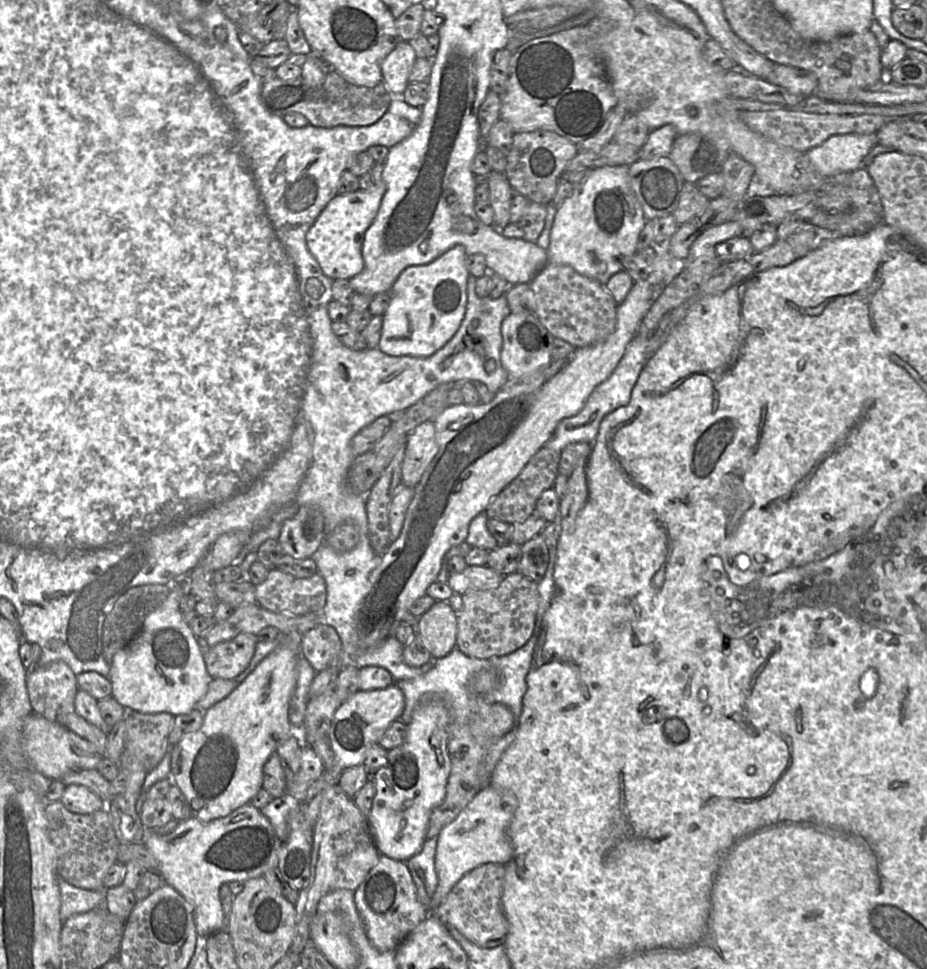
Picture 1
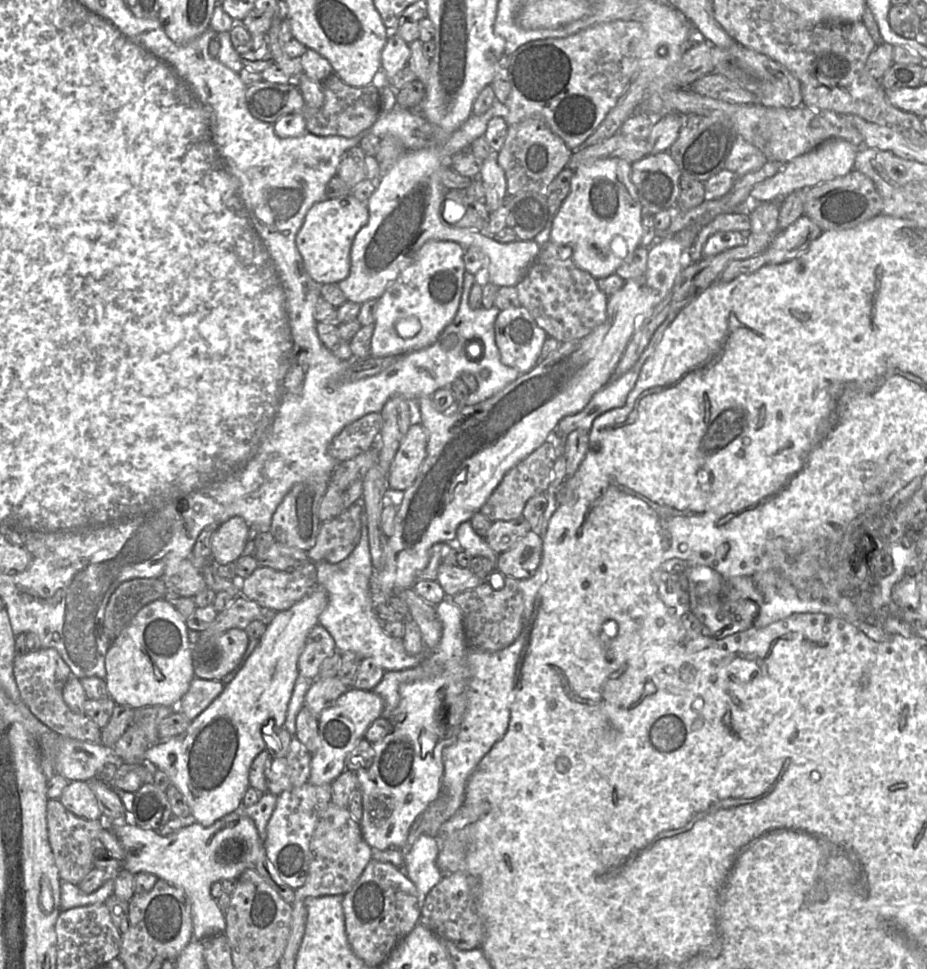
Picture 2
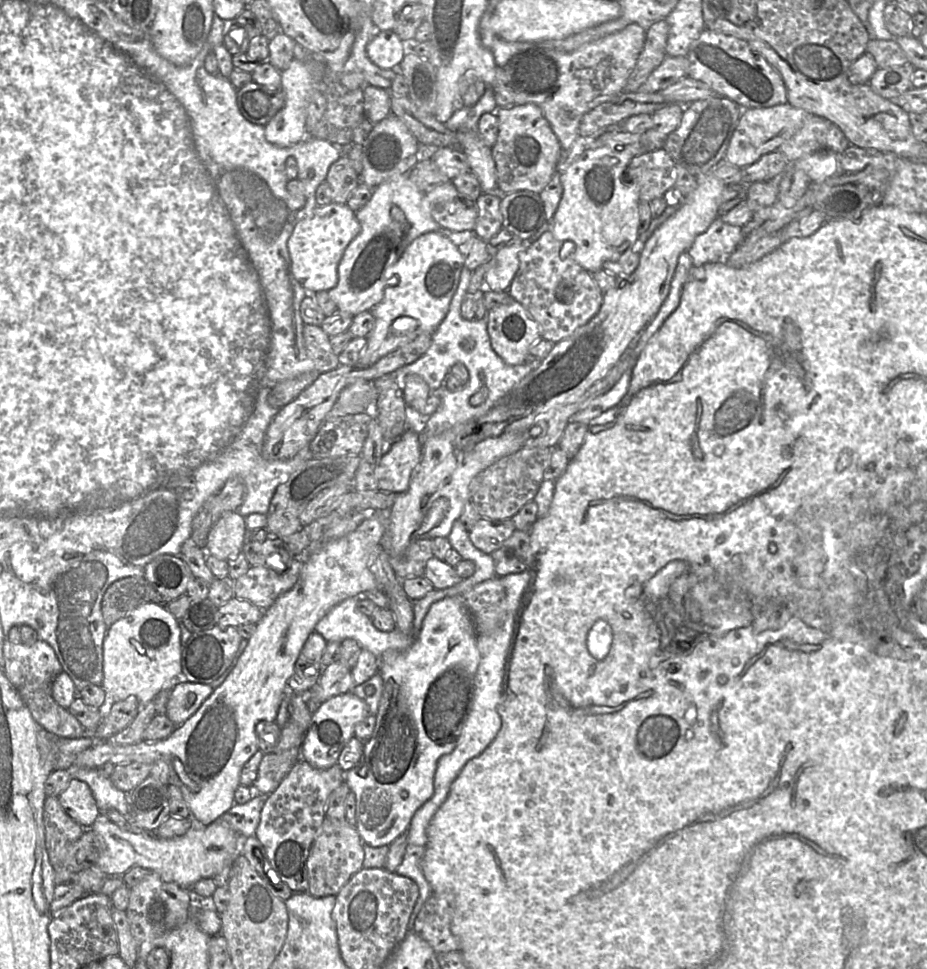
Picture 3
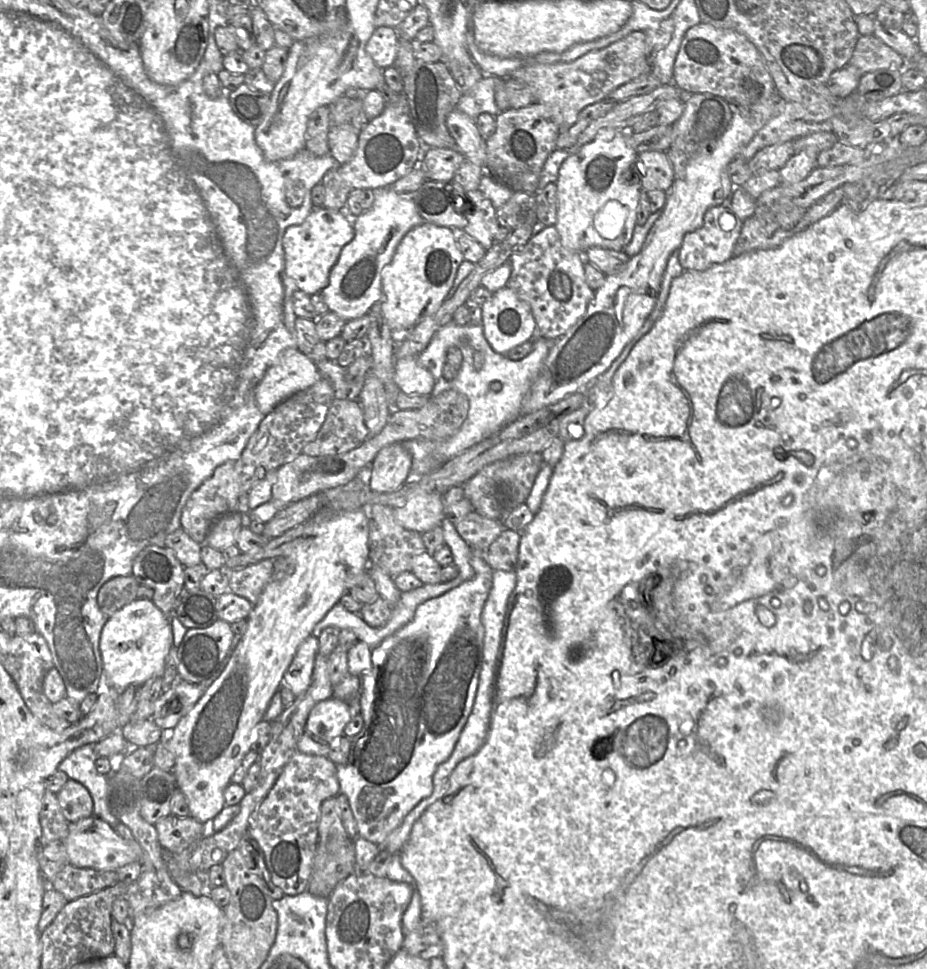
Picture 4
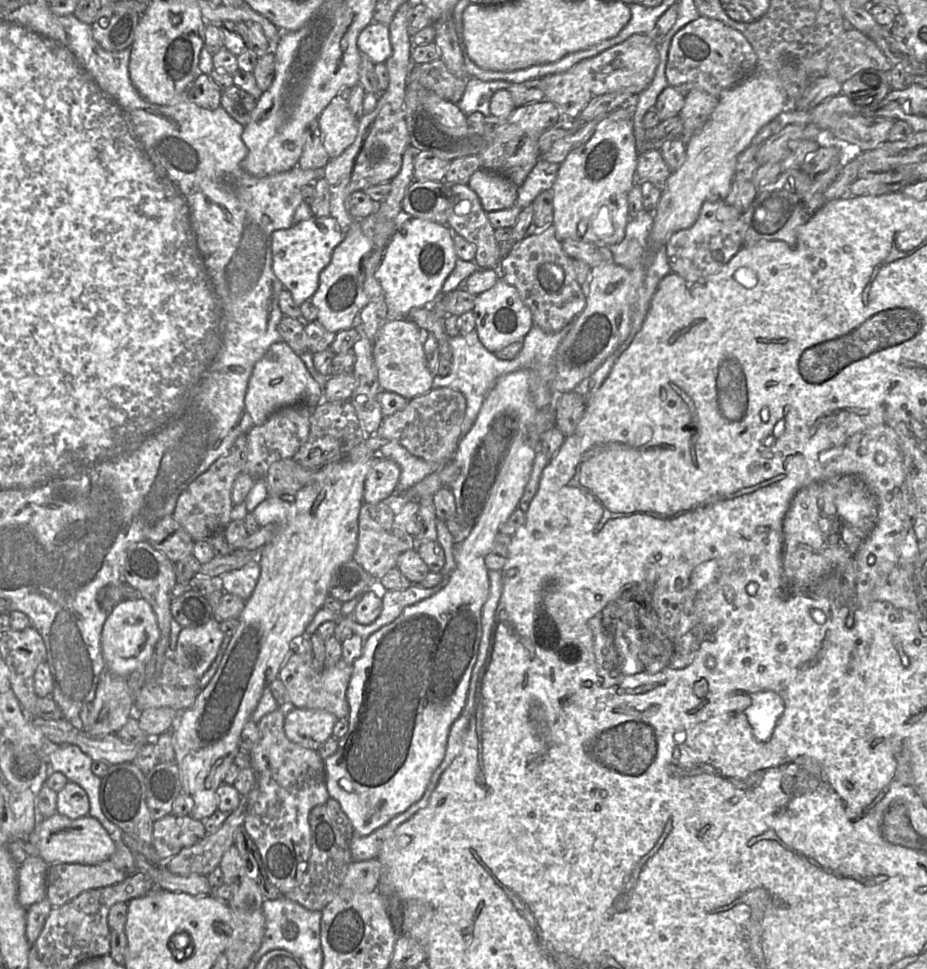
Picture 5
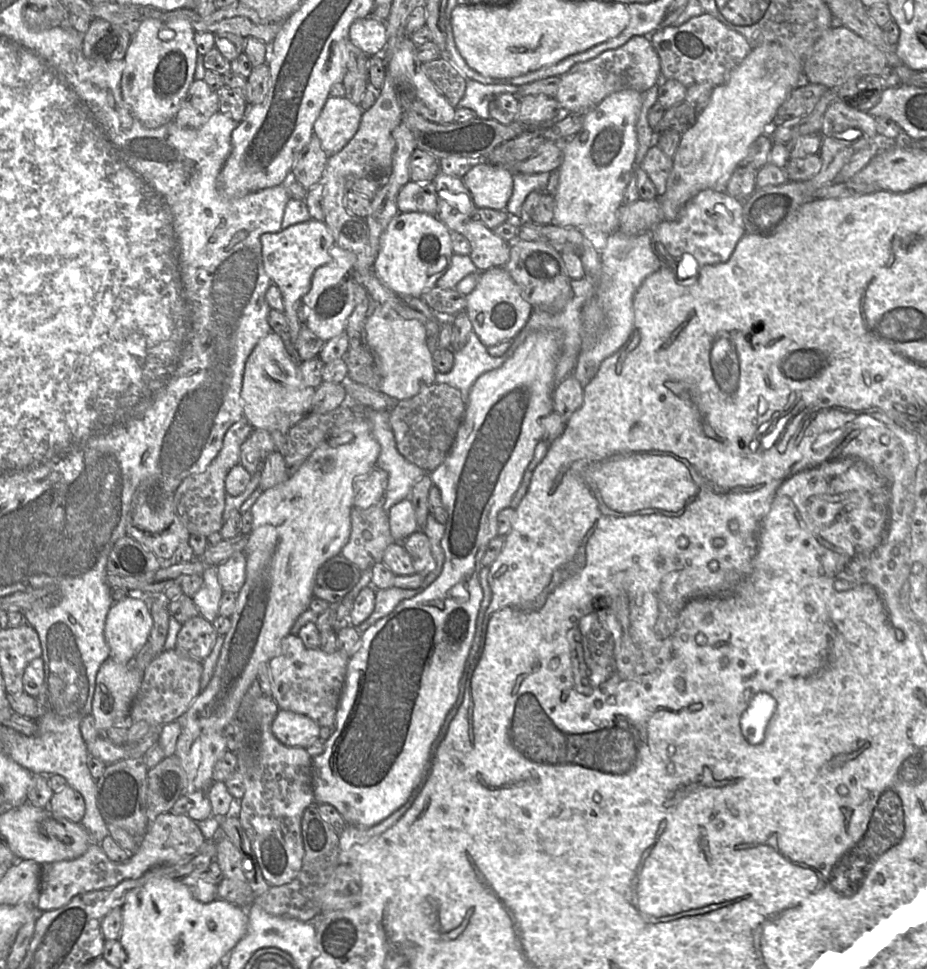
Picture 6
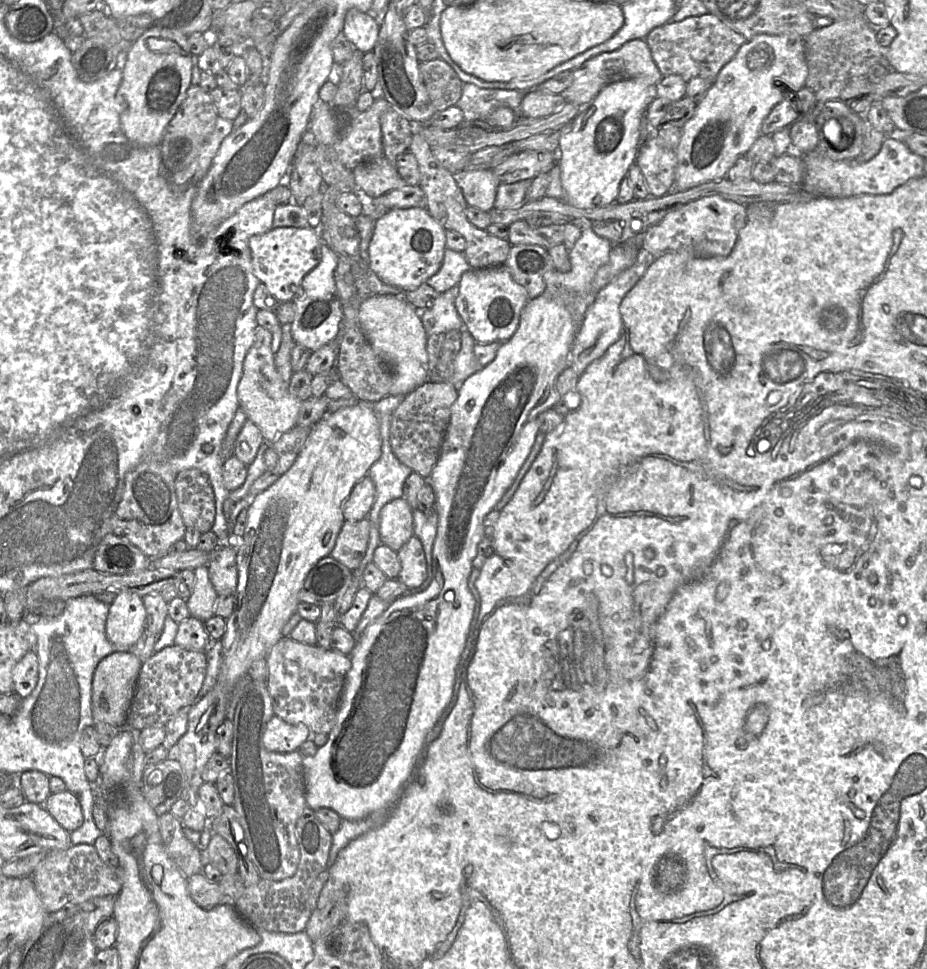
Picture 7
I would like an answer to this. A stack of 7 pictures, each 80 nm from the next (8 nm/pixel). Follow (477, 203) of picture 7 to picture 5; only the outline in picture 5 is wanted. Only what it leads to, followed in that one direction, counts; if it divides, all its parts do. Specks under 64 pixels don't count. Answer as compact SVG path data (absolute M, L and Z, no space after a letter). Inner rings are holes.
M481 168L472 174L468 185L478 195L482 207L486 212L507 209L516 203L518 186L507 177L498 173Z

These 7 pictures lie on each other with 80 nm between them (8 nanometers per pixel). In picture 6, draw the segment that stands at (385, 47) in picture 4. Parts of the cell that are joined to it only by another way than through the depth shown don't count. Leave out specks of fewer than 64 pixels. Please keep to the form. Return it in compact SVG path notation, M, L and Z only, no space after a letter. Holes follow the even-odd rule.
M371 15L357 19L349 28L349 39L368 56L381 55L387 44L385 22Z

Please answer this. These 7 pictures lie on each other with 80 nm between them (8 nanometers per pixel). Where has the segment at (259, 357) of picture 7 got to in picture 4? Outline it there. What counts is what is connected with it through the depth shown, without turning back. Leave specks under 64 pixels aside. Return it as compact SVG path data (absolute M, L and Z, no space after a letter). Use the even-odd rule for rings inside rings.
M297 348L285 349L280 353L276 362L267 369L261 381L257 384L254 391L256 405L262 414L267 415L280 403L314 385L321 378L312 360Z

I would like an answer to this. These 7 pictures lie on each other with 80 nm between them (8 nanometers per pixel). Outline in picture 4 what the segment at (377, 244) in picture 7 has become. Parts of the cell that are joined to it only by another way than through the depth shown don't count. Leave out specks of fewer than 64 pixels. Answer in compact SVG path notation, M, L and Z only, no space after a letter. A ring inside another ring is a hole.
M424 222L406 233L382 273L383 299L380 310L395 344L402 341L423 317L434 314L440 308L464 260L457 245L456 231L449 227Z

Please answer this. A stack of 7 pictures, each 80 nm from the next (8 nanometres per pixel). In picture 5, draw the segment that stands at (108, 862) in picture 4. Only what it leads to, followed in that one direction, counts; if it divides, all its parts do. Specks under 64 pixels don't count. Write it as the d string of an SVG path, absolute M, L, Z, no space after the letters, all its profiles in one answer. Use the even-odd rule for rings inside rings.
M56 813L39 821L34 831L23 840L35 845L39 856L49 865L55 863L96 865L109 860L116 850L116 843L106 829L97 819L88 815L69 819Z

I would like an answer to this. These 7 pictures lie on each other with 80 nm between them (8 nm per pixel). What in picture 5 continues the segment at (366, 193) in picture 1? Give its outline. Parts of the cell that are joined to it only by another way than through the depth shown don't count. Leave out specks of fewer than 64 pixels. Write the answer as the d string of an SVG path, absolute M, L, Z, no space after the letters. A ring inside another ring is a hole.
M332 216L311 218L295 223L288 229L272 235L273 271L284 289L292 294L296 304L311 299L319 286L322 270L330 263L334 249L344 240L346 233Z

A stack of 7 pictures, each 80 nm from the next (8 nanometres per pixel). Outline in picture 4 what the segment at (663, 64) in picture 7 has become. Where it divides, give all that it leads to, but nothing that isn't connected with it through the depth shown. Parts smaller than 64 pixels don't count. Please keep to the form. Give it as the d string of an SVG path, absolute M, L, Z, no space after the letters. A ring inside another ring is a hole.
M701 22L685 33L673 67L673 81L684 94L709 93L719 96L732 106L747 107L760 98L773 98L776 87L765 61L756 46L743 34Z

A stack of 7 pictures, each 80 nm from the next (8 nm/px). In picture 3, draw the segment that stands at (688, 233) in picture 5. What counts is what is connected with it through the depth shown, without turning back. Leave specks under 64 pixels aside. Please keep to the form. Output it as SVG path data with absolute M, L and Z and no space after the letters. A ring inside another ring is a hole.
M718 216L705 232L695 238L693 244L687 250L687 254L691 259L693 267L700 267L707 263L725 261L743 239L744 232L741 227L728 224Z

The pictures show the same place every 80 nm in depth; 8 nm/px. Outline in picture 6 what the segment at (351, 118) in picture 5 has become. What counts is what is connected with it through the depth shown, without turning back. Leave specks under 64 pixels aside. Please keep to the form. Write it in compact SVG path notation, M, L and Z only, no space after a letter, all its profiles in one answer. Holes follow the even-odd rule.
M329 96L313 126L313 134L320 139L322 148L329 156L338 153L353 138L359 128L362 113L363 110L347 98Z

